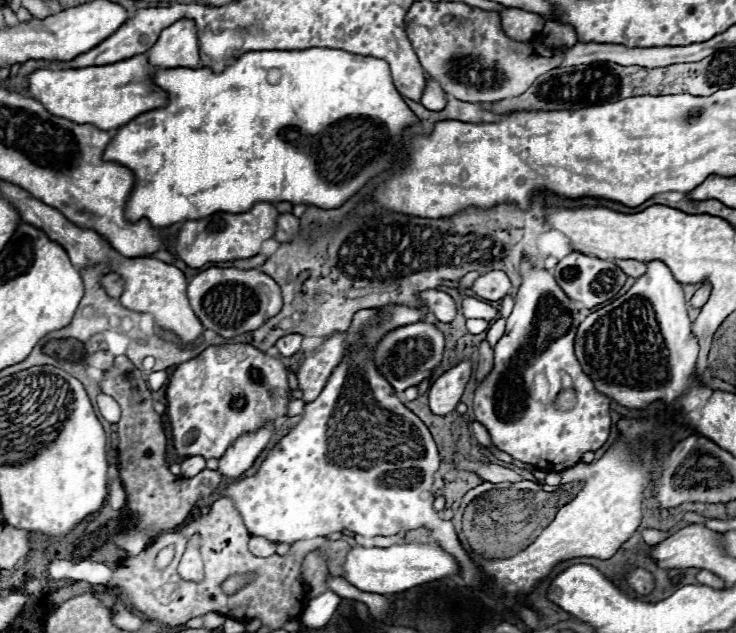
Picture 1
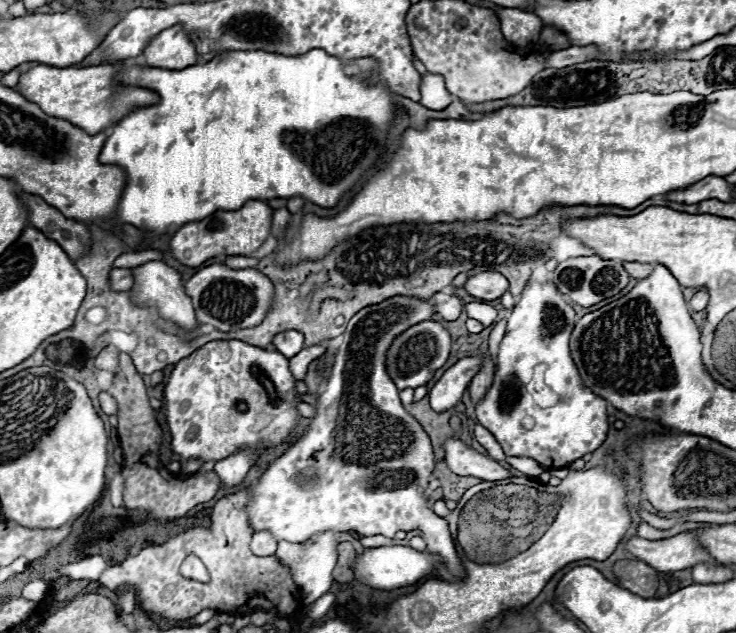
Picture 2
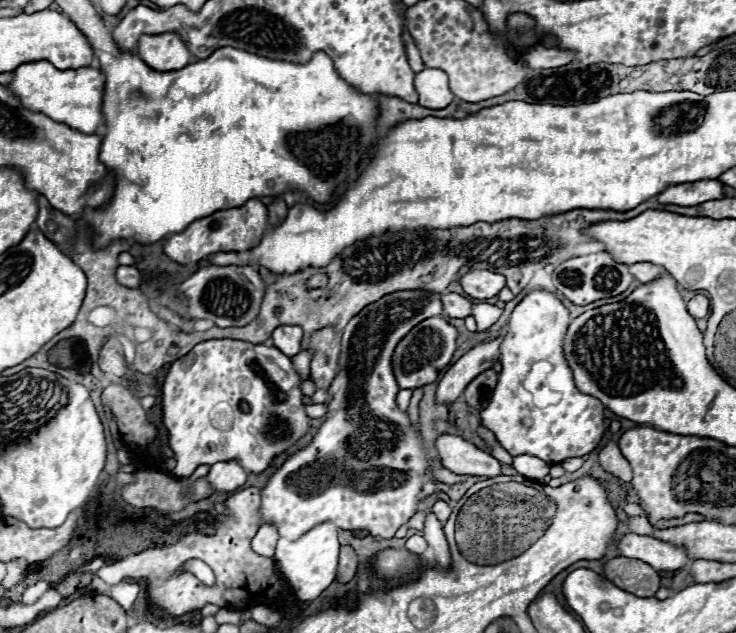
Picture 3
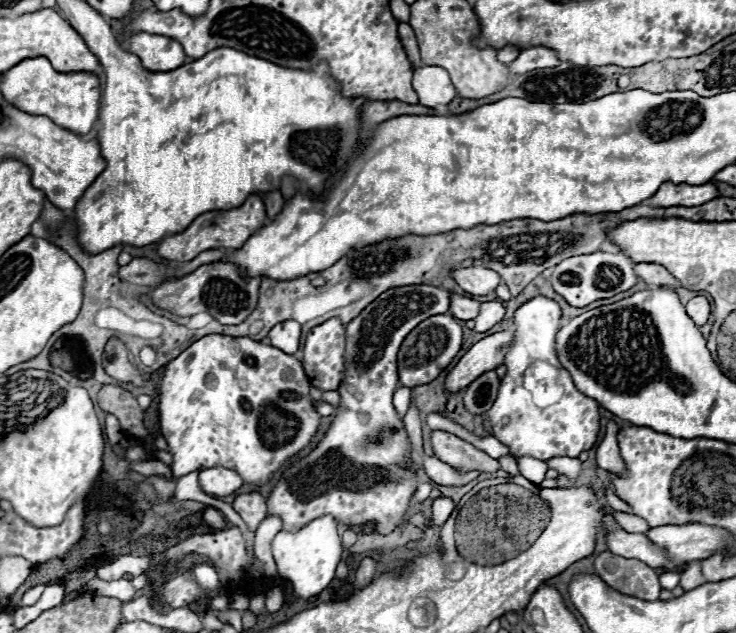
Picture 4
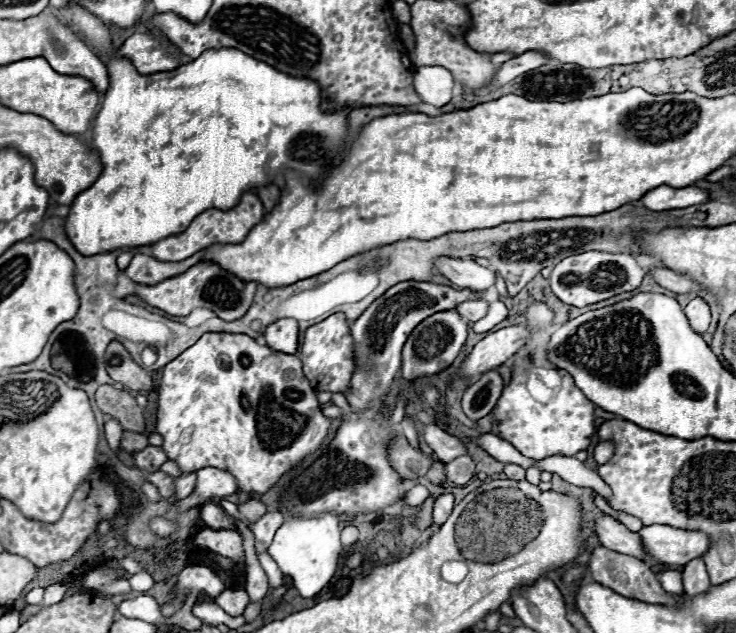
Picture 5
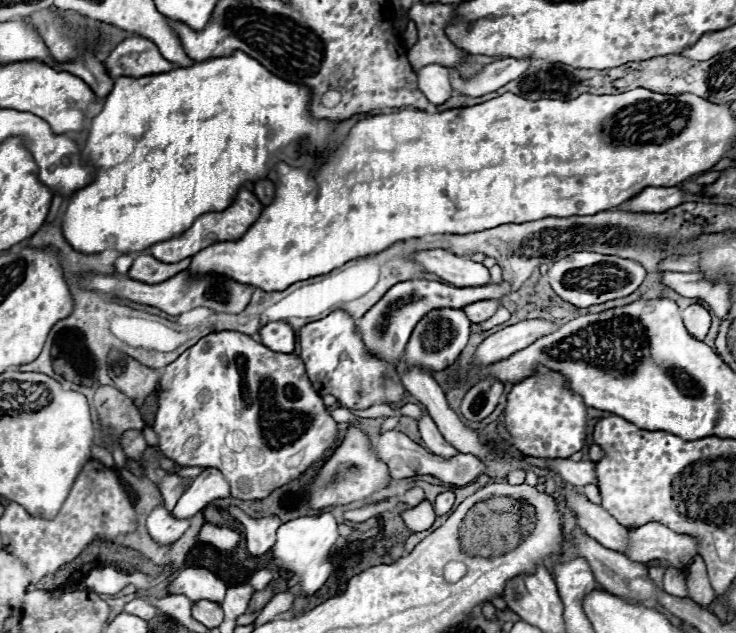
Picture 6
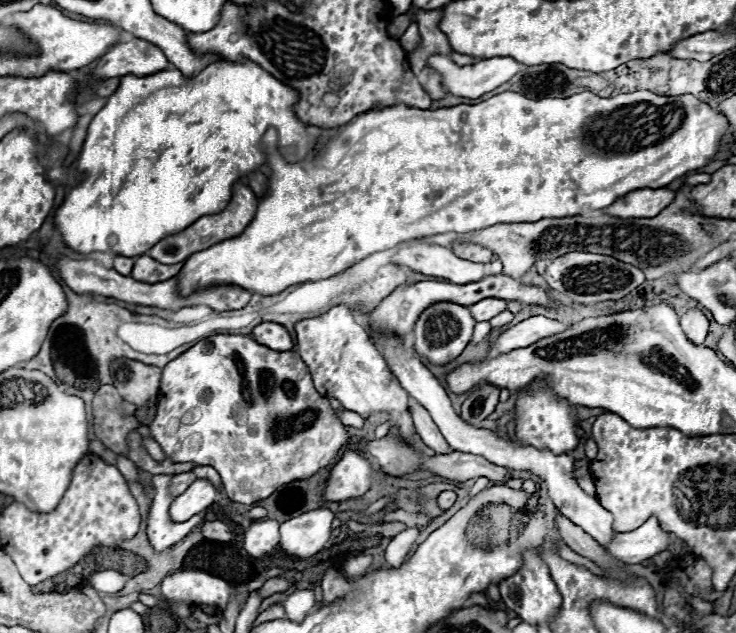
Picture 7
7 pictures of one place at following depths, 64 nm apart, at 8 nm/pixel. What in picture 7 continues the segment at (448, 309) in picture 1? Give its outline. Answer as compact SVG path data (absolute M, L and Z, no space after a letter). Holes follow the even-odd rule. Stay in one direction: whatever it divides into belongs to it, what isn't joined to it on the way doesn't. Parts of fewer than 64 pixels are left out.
M486 298L486 300L480 300L476 304L470 306L470 312L472 316L482 322L482 320L490 320L494 318L494 314L500 314L502 310L506 310L506 300L498 300L498 298Z

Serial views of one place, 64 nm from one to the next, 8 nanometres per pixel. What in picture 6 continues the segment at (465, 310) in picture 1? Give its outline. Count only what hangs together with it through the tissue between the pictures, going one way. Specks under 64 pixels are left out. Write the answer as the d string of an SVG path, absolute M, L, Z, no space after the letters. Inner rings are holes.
M500 306L498 312L496 312L492 318L488 318L488 320L482 322L482 328L484 328L484 330L490 330L490 328L494 328L494 326L498 326L498 324L504 324L508 318L510 318L510 312L508 312L504 306Z

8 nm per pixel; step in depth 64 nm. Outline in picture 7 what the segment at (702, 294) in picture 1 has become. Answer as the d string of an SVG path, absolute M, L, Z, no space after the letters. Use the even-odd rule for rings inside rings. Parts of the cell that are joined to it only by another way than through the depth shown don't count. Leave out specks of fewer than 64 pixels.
M690 308L690 310L680 318L680 326L682 326L686 338L688 338L690 342L698 344L698 346L704 342L706 334L708 334L708 320L706 320L706 316L704 316L700 310L696 310L696 308Z

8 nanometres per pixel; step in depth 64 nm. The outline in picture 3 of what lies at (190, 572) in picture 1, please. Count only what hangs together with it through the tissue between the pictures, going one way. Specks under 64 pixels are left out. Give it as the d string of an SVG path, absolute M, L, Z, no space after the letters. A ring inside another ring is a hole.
M188 560L184 564L184 570L186 572L192 572L200 582L204 582L206 586L212 586L214 584L214 572L210 570L210 566L206 566L202 560Z

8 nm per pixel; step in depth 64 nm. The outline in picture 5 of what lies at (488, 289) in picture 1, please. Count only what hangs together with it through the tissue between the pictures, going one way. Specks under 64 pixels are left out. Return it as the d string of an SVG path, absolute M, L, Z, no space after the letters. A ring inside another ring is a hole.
M438 256L434 258L434 268L438 274L446 276L458 288L484 292L490 286L494 286L494 272L476 264L474 260Z

